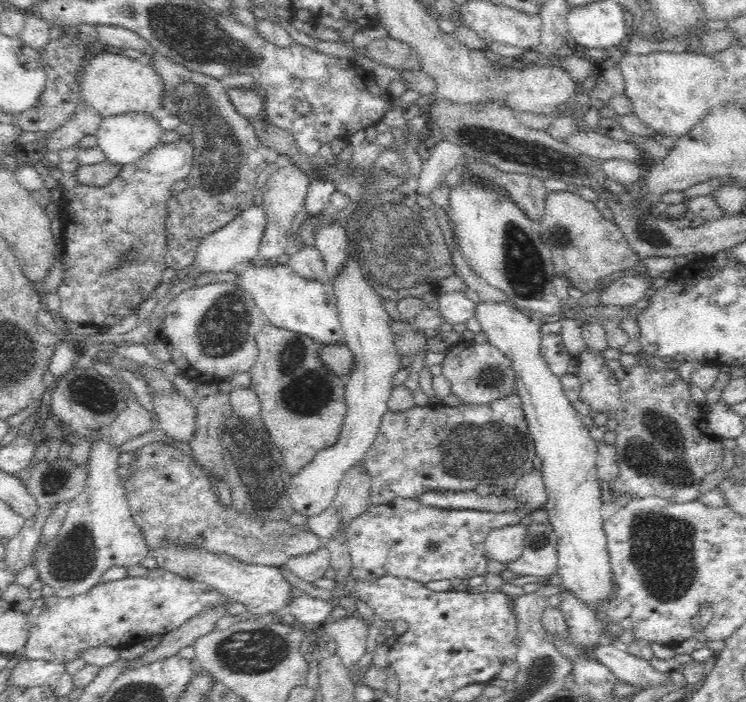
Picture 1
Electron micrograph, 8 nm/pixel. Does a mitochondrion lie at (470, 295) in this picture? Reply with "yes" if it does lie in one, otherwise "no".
no

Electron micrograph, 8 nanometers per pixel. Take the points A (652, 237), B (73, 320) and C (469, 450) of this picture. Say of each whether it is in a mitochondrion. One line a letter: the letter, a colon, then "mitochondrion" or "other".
A: other
B: other
C: mitochondrion

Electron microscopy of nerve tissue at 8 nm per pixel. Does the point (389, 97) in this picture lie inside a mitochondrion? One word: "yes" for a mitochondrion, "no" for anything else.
no

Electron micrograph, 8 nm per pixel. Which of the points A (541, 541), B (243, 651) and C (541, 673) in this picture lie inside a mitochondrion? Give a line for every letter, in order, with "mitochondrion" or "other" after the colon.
A: mitochondrion
B: mitochondrion
C: mitochondrion

